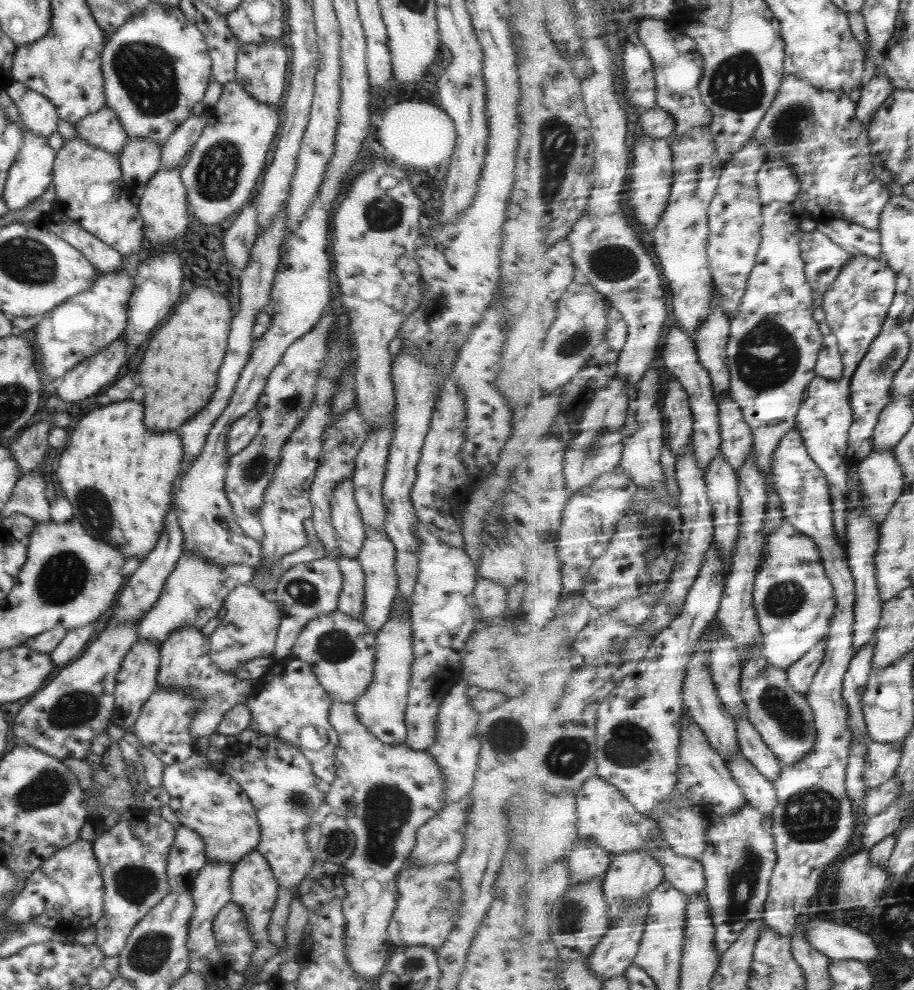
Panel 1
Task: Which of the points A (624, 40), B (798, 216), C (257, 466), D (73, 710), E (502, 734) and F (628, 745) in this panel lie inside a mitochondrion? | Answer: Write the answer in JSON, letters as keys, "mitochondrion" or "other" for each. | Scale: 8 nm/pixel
{"A":"other","B":"other","C":"mitochondrion","D":"mitochondrion","E":"mitochondrion","F":"mitochondrion"}

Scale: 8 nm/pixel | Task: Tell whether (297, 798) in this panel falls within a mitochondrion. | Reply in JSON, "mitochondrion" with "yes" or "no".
{"mitochondrion":"yes"}

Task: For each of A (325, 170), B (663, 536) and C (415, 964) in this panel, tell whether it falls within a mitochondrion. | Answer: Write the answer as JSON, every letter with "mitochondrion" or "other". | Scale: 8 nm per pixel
{"A":"other","B":"other","C":"mitochondrion"}

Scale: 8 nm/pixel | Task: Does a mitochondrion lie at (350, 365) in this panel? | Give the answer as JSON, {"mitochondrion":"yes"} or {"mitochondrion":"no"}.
{"mitochondrion":"no"}

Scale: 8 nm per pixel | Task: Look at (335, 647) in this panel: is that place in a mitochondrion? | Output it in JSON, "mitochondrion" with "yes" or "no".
{"mitochondrion":"yes"}

